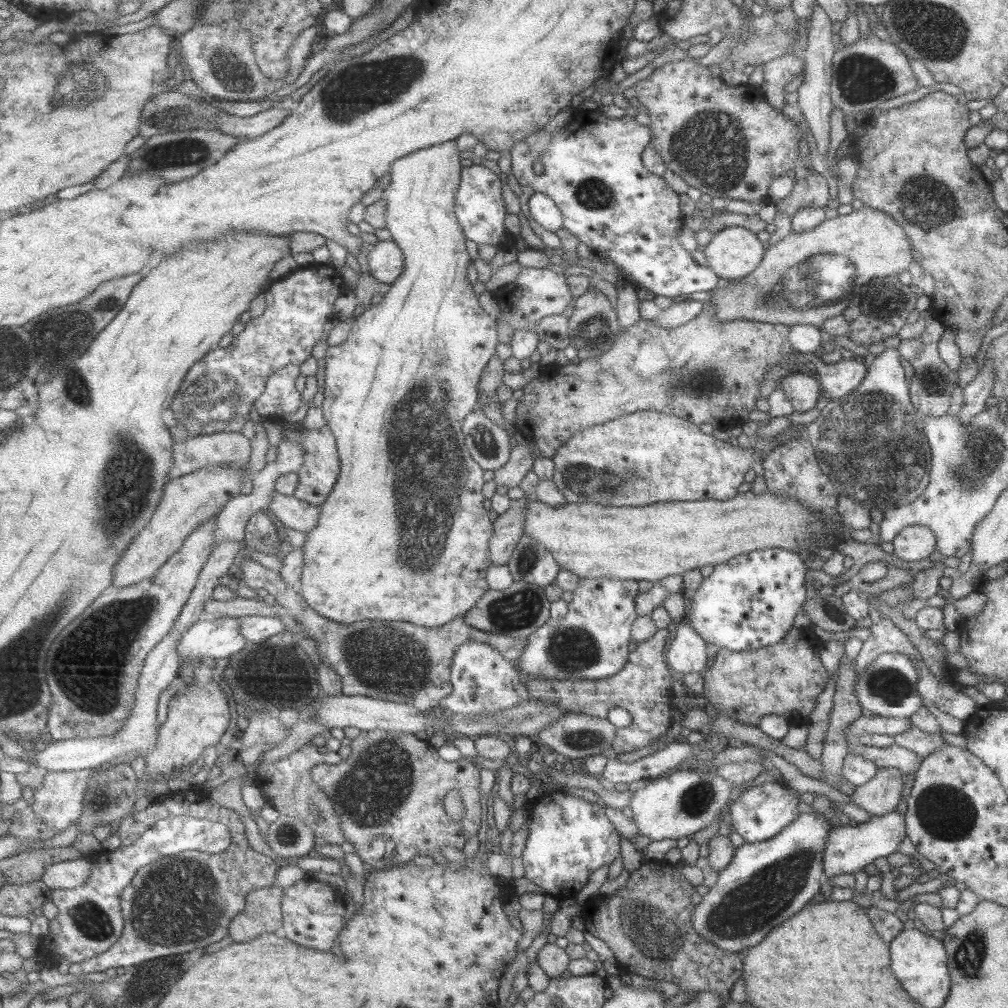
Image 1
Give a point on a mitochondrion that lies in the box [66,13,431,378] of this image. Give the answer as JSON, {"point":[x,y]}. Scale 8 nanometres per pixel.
{"point":[367,83]}

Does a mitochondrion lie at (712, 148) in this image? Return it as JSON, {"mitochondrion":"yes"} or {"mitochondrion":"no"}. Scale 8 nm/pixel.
{"mitochondrion":"yes"}

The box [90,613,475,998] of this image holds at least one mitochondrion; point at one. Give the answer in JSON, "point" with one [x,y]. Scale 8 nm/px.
{"point":[175,904]}

